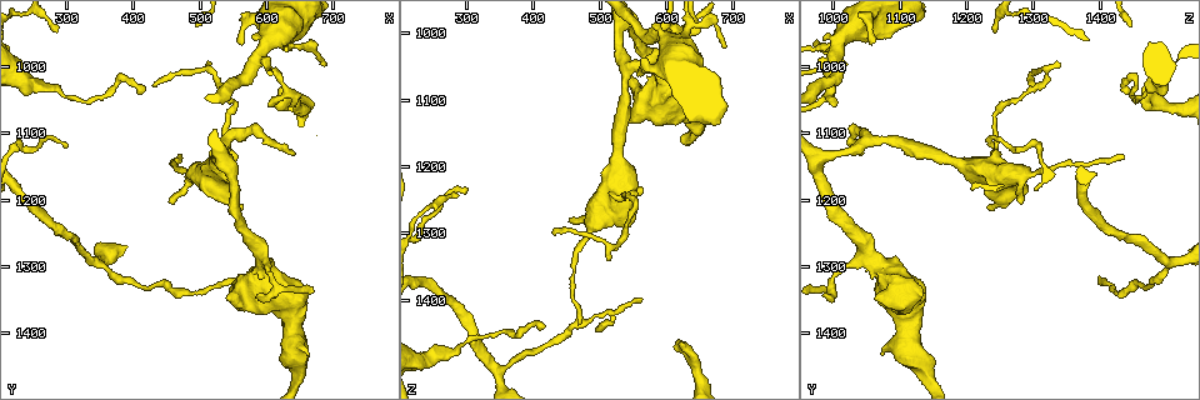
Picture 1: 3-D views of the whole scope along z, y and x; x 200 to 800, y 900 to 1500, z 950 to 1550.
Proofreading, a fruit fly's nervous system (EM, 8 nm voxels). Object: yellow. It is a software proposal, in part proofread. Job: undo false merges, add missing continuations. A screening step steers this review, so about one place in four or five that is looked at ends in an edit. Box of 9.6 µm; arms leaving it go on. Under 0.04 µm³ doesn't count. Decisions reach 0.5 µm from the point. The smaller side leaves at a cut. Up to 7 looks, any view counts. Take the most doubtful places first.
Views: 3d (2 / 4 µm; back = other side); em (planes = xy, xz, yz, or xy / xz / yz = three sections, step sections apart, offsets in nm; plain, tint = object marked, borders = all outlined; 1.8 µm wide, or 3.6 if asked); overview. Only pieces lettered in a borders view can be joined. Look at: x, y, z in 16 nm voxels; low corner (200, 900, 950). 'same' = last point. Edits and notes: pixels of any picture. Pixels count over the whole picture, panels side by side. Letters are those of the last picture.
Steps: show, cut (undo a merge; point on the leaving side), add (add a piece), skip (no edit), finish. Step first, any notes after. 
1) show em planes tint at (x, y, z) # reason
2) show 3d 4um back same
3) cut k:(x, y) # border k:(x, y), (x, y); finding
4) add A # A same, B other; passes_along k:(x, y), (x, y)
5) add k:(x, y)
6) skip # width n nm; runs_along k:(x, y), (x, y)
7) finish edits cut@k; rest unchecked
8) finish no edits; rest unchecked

show em 3.6um planes borders at (540, 1140, 1245) # small branch off a trunk

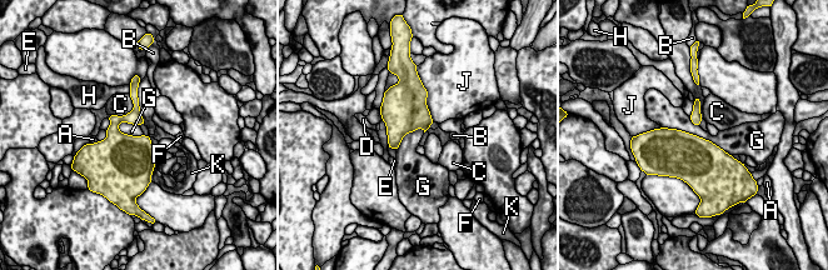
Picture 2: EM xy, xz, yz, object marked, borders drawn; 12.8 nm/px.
skip # A other, B other, C other, D other, E other, F other, G other, H other, J other, K other; border 2:(662, 126), (708, 139), (731, 155); continuous, no second neuron

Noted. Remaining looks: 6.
show em planes tint at (345, 1295, 1505) # a fork

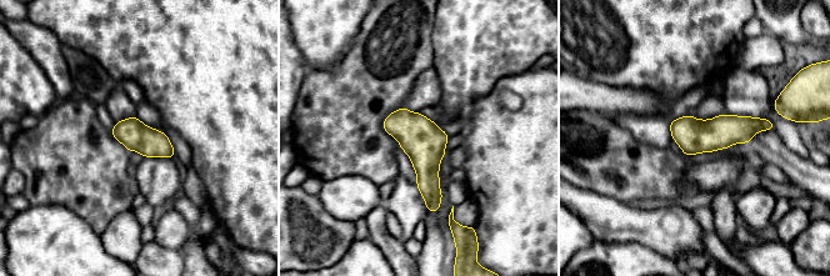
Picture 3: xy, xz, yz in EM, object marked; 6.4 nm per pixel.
show em planes borders same # see the neighbours

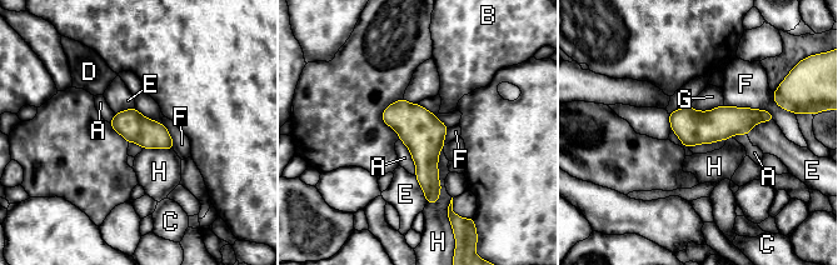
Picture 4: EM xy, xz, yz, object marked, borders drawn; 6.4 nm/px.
skip # width 190 nm; A other, B other, C other, D other, E other, F other, G other, H other; border 4:(723, 104), (708, 110), (691, 106); one neuron here

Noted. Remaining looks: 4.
show em planes borders at (535, 1110, 1050) # branch point

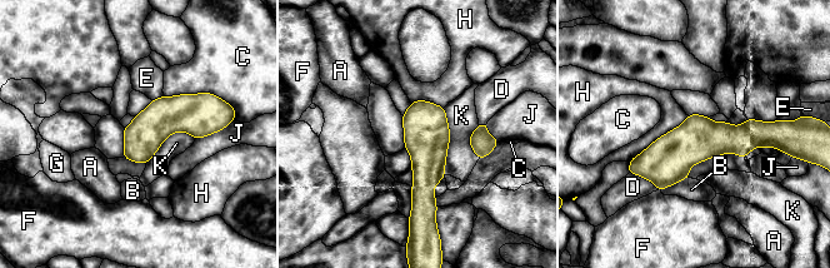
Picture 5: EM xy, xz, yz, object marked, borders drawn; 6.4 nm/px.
skip # A other, B other, C other, D other, E other, F other, G other, H other, J other, K other; runs_along 5:(773, 128), (696, 139), (631, 168); one neuron here

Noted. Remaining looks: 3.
finish no edits; rest unchecked

